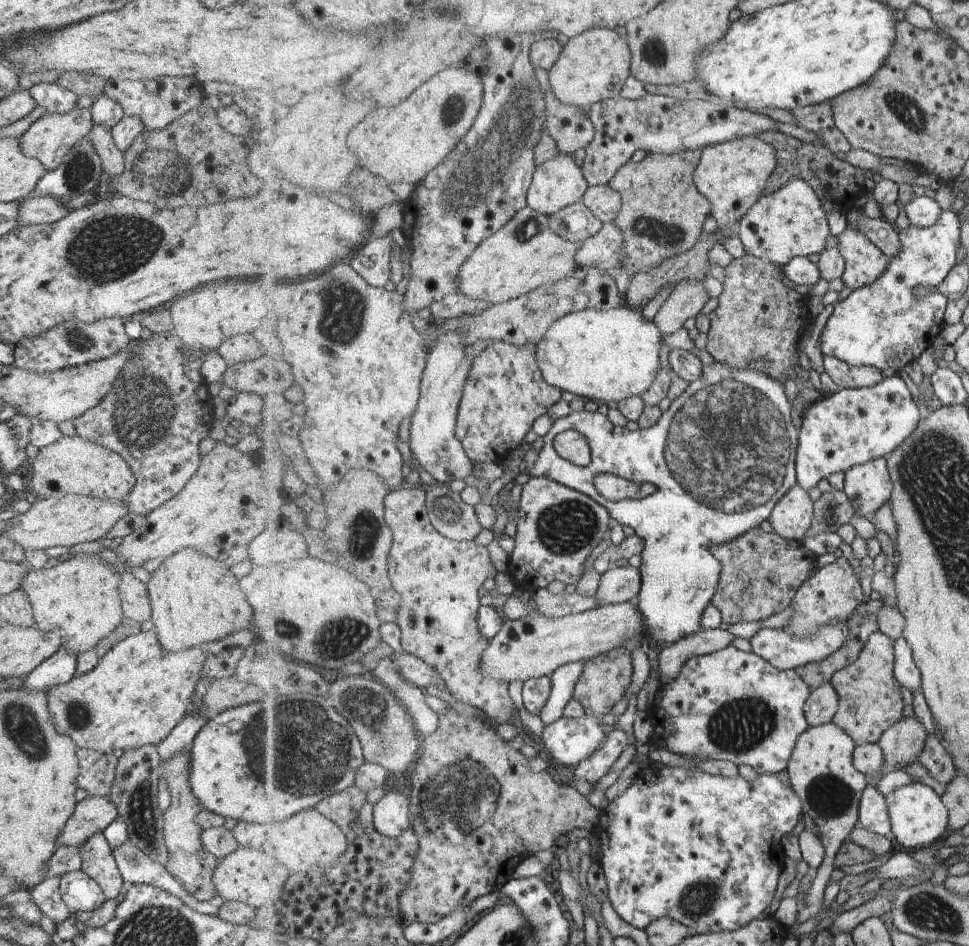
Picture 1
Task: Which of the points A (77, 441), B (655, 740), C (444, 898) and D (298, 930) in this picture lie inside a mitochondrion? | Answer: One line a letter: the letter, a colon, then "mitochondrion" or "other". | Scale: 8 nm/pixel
A: other
B: other
C: other
D: other

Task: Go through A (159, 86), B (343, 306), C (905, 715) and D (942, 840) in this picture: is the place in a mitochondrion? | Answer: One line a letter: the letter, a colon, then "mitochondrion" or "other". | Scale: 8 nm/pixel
A: other
B: mitochondrion
C: other
D: other

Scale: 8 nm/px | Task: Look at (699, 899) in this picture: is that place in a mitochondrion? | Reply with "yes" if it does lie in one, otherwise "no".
yes

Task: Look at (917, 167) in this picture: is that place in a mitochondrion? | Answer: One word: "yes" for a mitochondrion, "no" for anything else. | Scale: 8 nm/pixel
no

